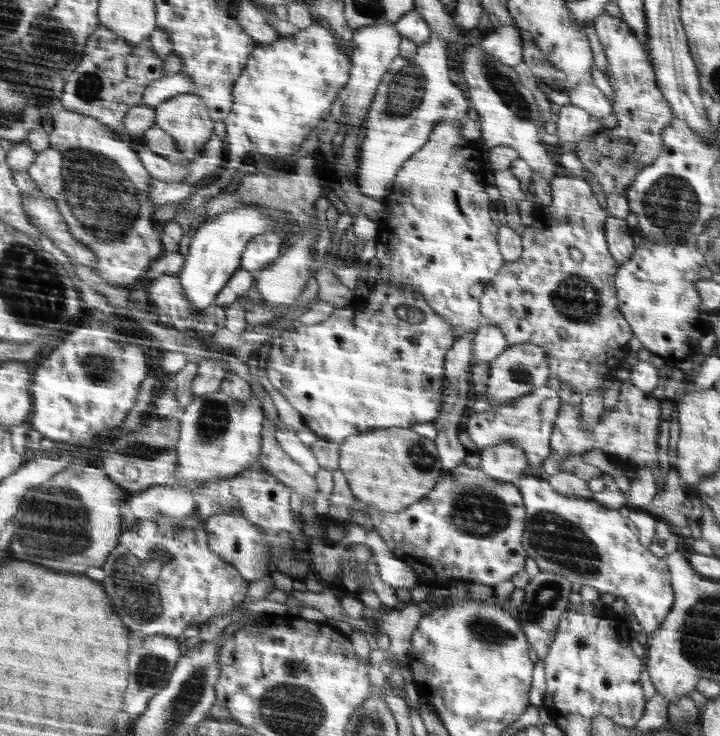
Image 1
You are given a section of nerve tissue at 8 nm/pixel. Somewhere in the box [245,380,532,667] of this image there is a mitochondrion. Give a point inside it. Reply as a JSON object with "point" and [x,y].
{"point":[479,512]}

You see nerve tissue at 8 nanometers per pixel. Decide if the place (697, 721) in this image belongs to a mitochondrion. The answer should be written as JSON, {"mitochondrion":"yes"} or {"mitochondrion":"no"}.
{"mitochondrion":"no"}

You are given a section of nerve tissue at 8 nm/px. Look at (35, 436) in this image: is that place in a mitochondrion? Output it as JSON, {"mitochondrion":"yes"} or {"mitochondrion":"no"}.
{"mitochondrion":"no"}

